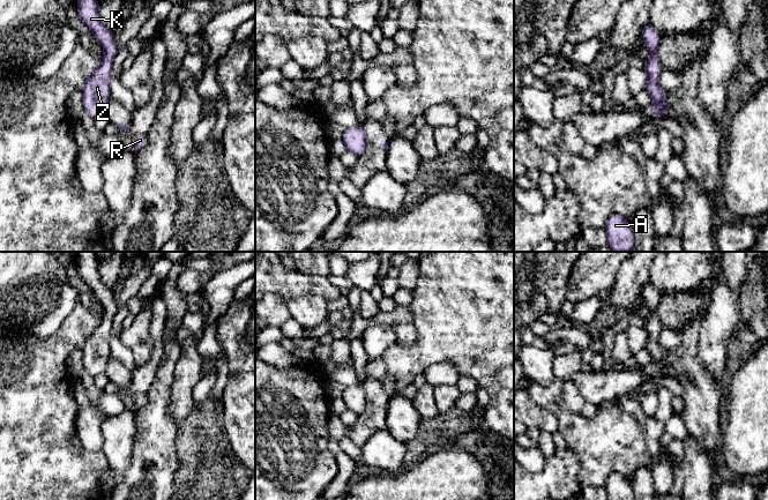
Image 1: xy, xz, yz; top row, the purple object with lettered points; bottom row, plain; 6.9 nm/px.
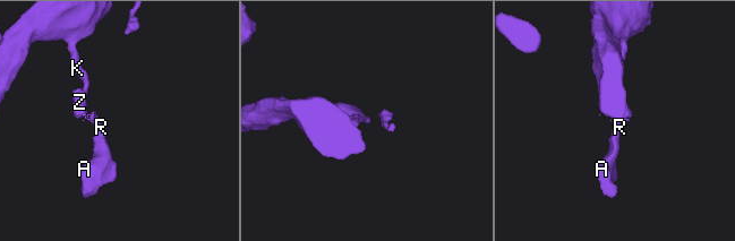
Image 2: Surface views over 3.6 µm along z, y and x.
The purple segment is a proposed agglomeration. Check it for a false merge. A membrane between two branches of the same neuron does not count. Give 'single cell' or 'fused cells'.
fused cells

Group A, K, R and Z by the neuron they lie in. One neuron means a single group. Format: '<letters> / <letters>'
A R / K Z

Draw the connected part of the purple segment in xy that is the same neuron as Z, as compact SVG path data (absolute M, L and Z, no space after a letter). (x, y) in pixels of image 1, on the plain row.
M95 252L77 253L77 273L104 307L99 326L85 337L83 344L83 366L92 378L105 374L110 359L110 337L117 303L113 290L104 285L99 276L99 262Z

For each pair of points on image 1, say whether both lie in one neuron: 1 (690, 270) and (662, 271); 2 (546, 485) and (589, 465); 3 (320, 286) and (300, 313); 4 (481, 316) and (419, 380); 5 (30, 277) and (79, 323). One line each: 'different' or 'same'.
1: same
2: different
3: different
4: different
5: different

